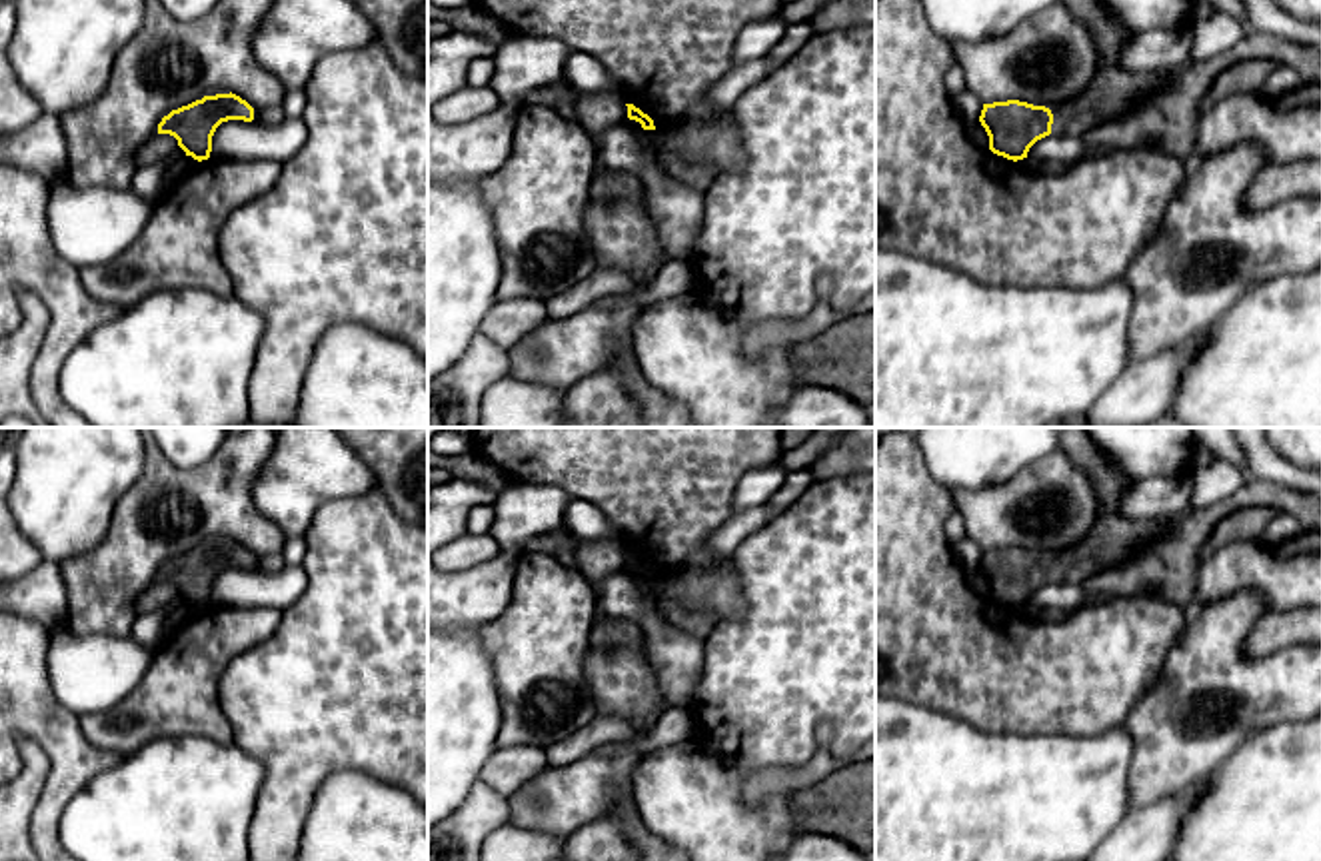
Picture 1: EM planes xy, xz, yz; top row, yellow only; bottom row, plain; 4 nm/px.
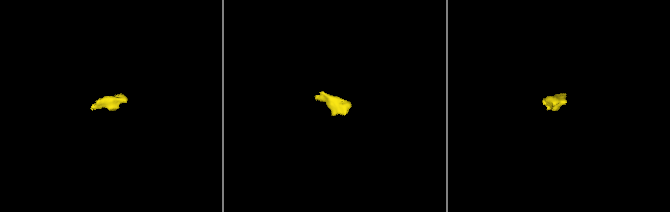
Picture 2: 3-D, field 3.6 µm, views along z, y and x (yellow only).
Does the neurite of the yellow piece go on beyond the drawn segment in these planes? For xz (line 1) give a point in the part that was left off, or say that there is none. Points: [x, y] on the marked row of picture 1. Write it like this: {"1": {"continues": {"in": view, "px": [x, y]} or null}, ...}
{"1": {"continues": null}}

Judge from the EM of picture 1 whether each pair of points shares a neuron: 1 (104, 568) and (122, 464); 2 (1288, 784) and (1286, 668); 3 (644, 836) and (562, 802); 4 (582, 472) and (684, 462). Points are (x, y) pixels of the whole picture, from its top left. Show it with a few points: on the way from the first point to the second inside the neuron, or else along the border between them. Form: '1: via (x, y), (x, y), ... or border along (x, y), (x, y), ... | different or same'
1: border along (142, 466), (94, 546) | different
2: border along (1300, 720), (1266, 726), (1244, 744) | different
3: via (626, 816), (612, 802), (582, 802) | same
4: via (608, 462), (658, 462) | same

